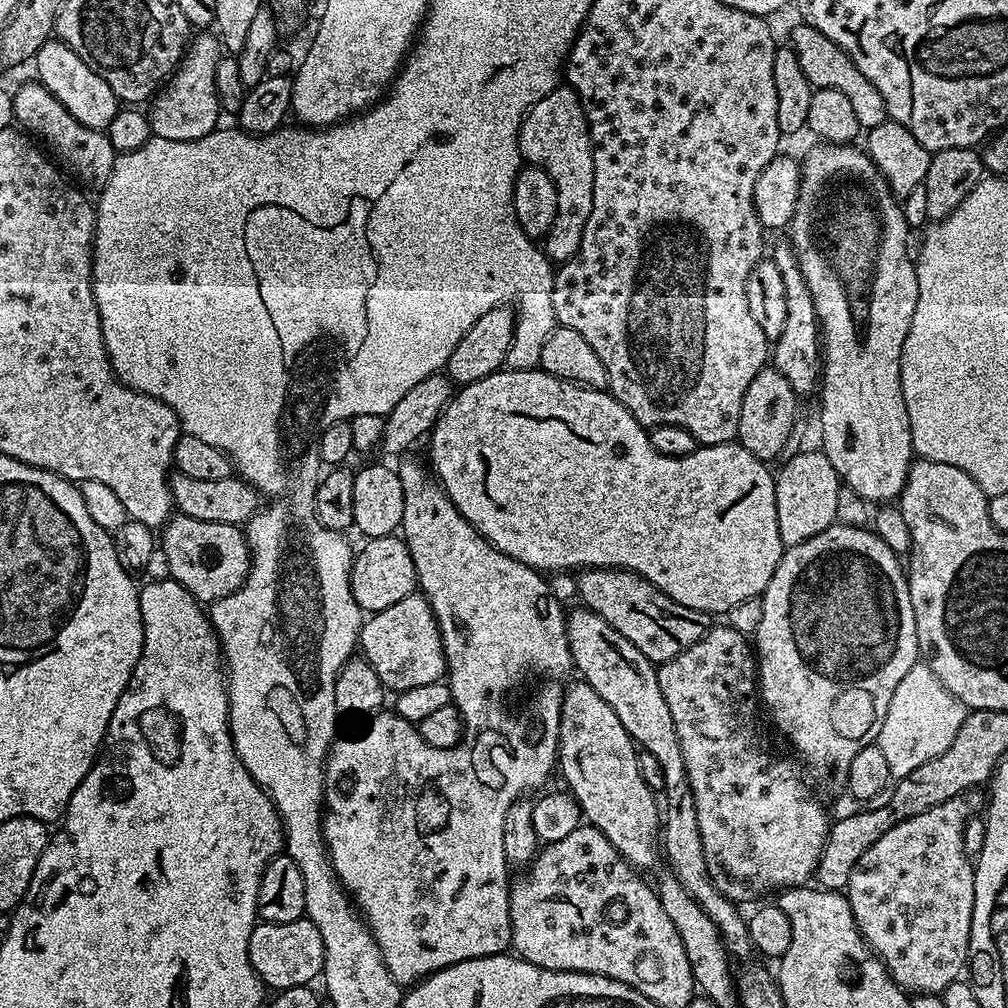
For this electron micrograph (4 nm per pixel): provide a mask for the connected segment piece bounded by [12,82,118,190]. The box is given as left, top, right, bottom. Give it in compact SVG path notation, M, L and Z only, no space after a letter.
M39 82L24 84L20 89L15 89L12 101L14 102L15 123L25 133L35 137L37 141L45 140L49 148L47 151L69 173L72 171L77 176L75 179L81 185L89 184L93 190L99 190L106 186L118 155L110 146L108 135L99 128L82 126L82 122L78 122L78 118L74 118L74 114L70 114L66 110L66 106L62 106L62 102L58 102L58 98L54 98L54 94L50 94L50 90L46 90L44 85Z

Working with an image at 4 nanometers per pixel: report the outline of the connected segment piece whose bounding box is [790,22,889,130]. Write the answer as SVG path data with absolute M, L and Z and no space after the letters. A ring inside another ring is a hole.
M803 22L797 23L797 25L792 32L790 46L802 65L802 74L806 74L813 89L829 88L846 94L861 129L867 130L874 126L882 126L882 122L889 119L888 111L886 102L882 102L882 94L878 94L877 88L874 87L874 82L870 82L870 78L866 78L866 74L862 74L862 70L858 70L858 66L854 66L852 59L834 41L826 38L826 34L822 34L822 30L814 30L814 26Z

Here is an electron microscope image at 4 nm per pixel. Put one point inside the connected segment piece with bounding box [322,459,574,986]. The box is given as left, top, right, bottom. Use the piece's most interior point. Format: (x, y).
(415, 834)

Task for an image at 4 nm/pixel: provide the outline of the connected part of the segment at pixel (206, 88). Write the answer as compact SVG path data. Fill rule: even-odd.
M211 31L201 32L204 32L201 36L191 37L184 56L176 65L175 72L168 77L151 101L150 119L154 136L170 138L178 142L197 140L216 131L221 123L222 109L220 95L216 92L215 71L222 57L222 45Z

